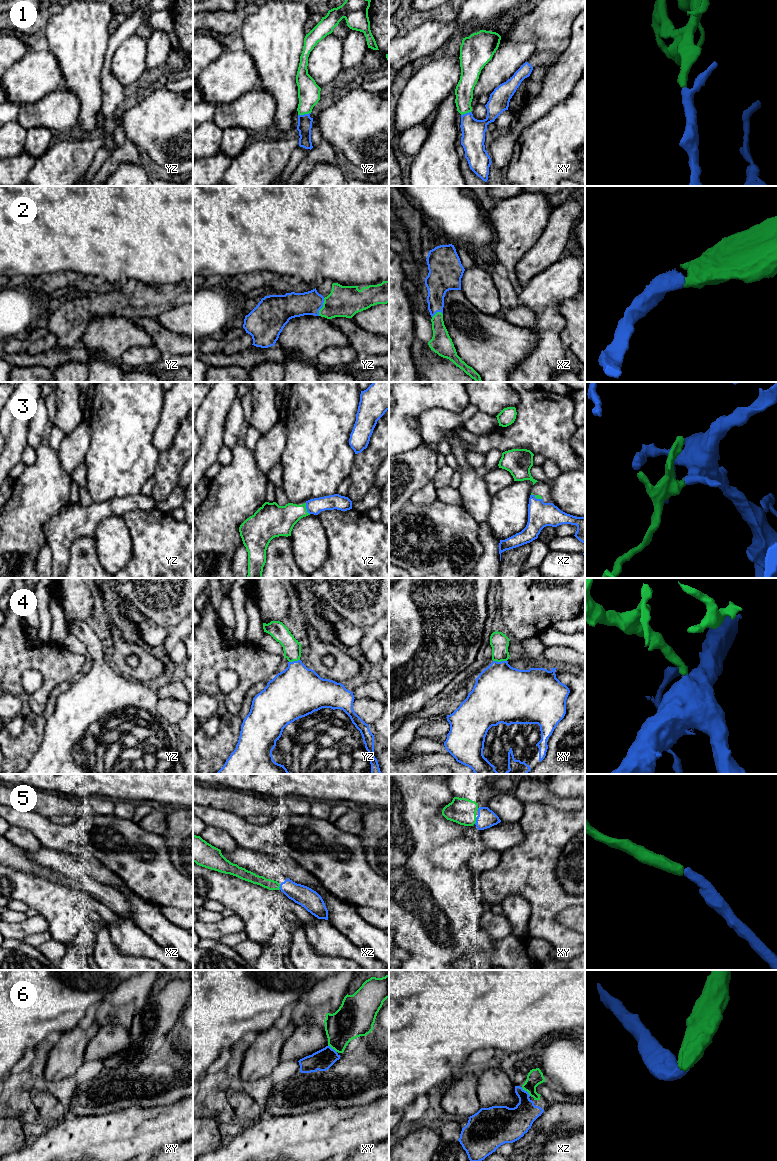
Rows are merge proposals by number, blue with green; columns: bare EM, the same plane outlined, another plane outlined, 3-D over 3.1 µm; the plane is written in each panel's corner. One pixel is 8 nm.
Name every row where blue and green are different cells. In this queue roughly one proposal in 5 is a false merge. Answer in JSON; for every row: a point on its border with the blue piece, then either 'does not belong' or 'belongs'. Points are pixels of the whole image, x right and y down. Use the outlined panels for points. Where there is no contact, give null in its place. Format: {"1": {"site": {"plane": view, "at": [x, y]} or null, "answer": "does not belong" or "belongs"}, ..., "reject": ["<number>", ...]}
{"1": {"site": {"plane": "yz", "at": [304, 114]}, "answer": "belongs"}, "2": {"site": {"plane": "yz", "at": [322, 306]}, "answer": "belongs"}, "3": {"site": {"plane": "yz", "at": [306, 508]}, "answer": "belongs"}, "4": {"site": {"plane": "xy", "at": [501, 661]}, "answer": "belongs"}, "5": {"site": {"plane": "xy", "at": [476, 820]}, "answer": "belongs"}, "6": {"site": {"plane": "xz", "at": [526, 1091]}, "answer": "belongs"}, "reject": []}

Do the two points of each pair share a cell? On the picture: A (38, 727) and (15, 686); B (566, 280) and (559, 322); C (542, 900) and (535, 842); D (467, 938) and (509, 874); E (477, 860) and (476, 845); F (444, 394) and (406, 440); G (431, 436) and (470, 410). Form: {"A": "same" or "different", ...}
{"A": "different", "B": "same", "C": "same", "D": "different", "E": "different", "F": "same", "G": "same"}

